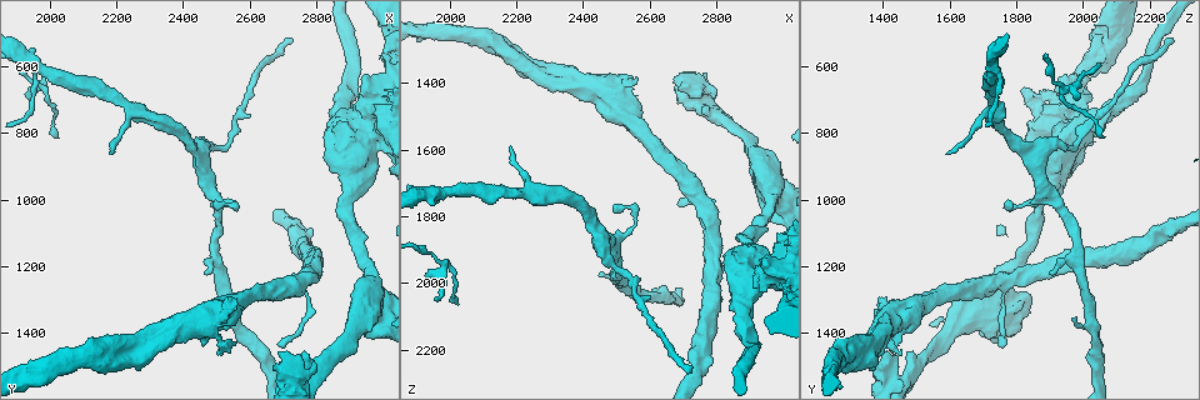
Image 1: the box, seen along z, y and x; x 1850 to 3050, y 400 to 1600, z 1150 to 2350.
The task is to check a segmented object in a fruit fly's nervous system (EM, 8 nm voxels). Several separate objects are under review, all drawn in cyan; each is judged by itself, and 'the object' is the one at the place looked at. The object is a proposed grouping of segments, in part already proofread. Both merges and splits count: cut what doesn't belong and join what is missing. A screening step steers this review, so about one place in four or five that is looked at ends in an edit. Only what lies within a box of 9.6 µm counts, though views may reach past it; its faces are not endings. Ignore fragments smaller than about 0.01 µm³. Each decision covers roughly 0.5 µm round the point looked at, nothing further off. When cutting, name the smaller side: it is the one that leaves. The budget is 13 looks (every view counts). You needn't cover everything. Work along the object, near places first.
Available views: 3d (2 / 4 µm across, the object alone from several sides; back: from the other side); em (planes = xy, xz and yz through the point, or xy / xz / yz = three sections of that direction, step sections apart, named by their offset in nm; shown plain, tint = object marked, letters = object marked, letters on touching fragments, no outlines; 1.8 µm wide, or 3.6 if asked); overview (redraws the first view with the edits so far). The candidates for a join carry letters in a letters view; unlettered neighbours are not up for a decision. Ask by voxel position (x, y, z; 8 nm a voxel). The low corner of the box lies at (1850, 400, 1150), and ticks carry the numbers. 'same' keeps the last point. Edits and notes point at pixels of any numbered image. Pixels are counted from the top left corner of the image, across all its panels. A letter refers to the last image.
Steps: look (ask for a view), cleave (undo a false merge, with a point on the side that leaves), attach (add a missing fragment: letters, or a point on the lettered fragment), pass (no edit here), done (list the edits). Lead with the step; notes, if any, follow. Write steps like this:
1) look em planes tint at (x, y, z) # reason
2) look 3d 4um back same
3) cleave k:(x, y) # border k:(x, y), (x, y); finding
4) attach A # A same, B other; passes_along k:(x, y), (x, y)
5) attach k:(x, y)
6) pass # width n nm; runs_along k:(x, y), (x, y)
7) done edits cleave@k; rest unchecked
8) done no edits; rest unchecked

look em 3.6um planes letters at (2920, 1400, 1600)

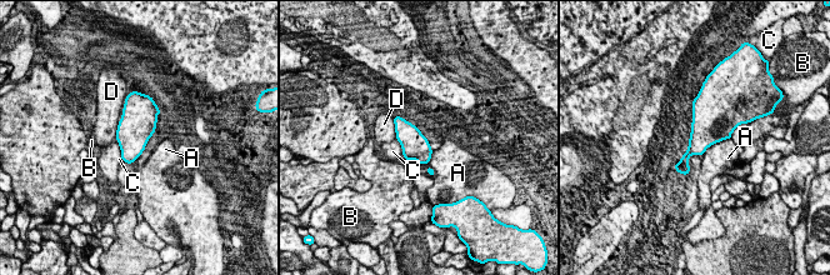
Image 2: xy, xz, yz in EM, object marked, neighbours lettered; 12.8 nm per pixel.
pass # A other, B other, C other, D other; border 2:(433, 150), (428, 163), (430, 176); one neuron here

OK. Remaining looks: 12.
look 3d 4um at (2480, 1350, 1450) # calibre changes

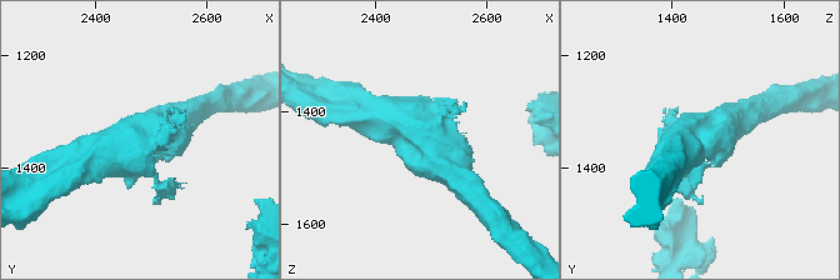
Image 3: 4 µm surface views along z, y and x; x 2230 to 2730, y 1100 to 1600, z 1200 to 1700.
look em 3.6um planes tint at (2485, 1335, 1445)

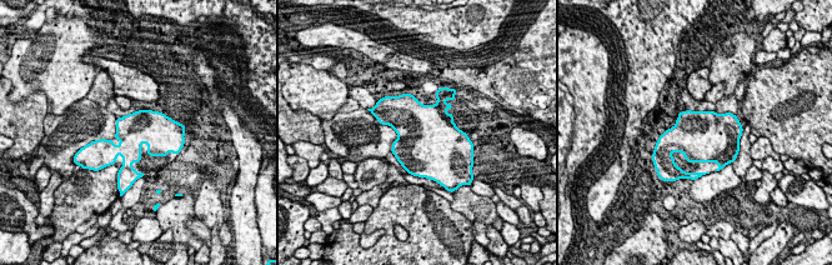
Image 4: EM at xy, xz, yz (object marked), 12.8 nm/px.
look em 3.6um planes letters same

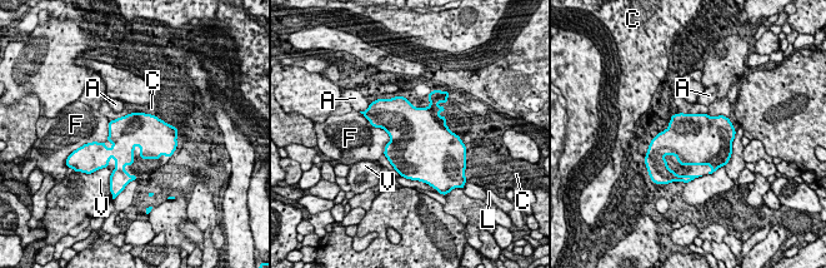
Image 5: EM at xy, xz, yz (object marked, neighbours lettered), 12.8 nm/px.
pass # A other, C other, F other, L other, V other; border 5:(369, 120), (390, 139), (384, 154); continuous, no second neuron

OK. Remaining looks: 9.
look em 3.6um planes letters at (2260, 1510, 1380) # stops while still wide

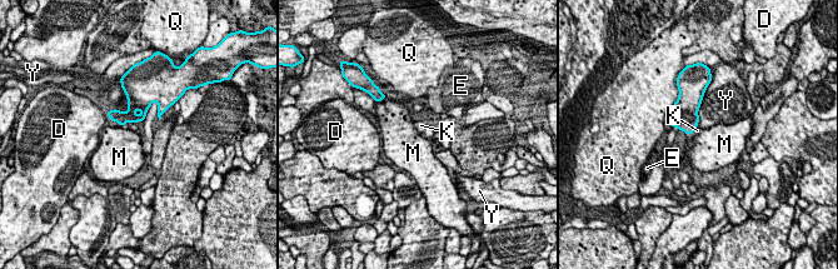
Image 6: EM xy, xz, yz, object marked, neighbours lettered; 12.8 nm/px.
attach K # D other, E other, K same, M other, Q other, Y other; passes_along 6:(684, 116), (692, 133), (689, 138); it goes on there

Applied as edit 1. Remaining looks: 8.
look overview # see it whole again

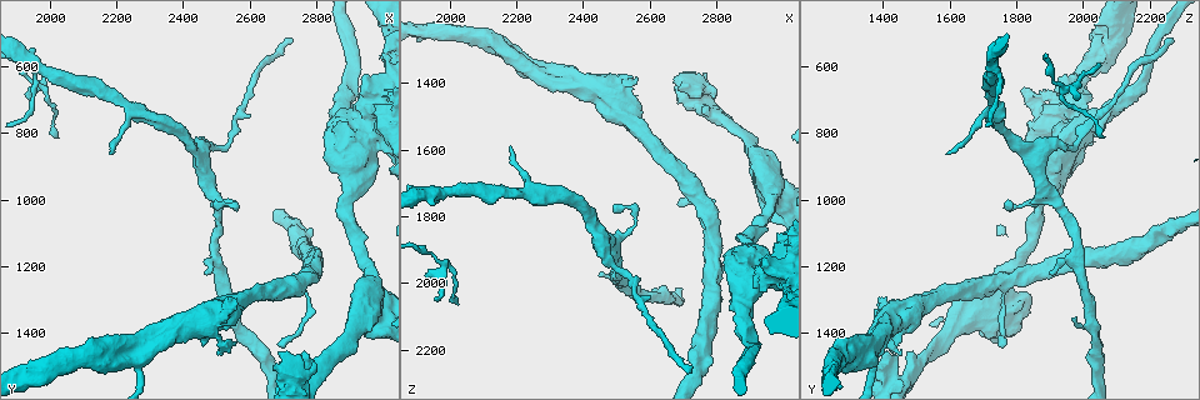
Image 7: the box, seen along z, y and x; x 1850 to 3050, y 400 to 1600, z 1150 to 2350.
look 3d 2um at (2560, 1010, 1810) # thin neck

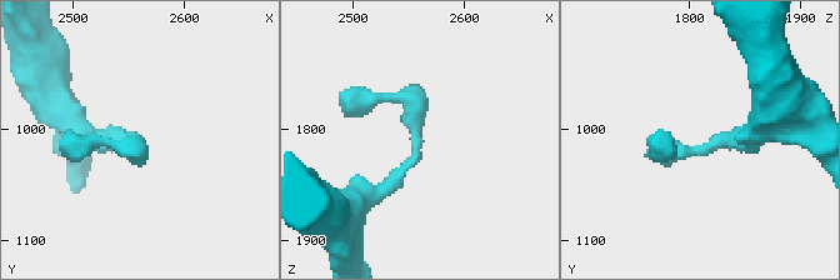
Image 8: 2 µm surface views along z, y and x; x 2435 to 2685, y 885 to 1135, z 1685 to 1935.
look em xz step 4 tint at (2556, 1014, 1812)

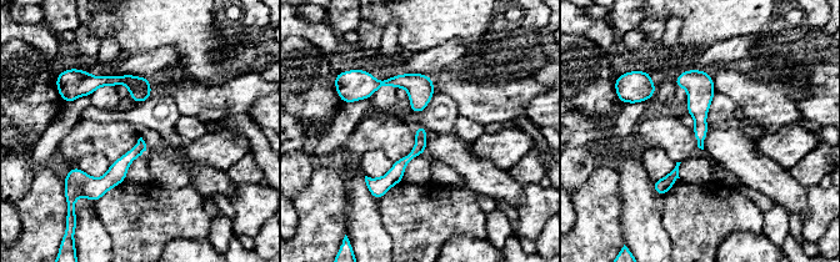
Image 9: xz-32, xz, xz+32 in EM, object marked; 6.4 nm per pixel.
look em xz step 4 letters same

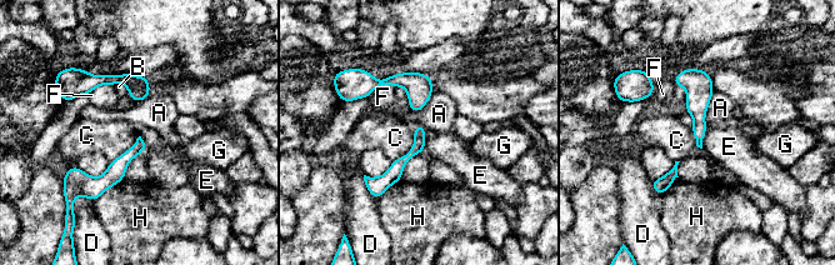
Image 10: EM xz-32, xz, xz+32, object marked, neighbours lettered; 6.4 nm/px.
pass # A other, B other, C other, D other, E other, F other, G other, H other; border 10:(414, 128), (413, 146), (393, 161); one neuron here

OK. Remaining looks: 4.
look em planes letters at (2710, 520, 2280) # end of a long branch

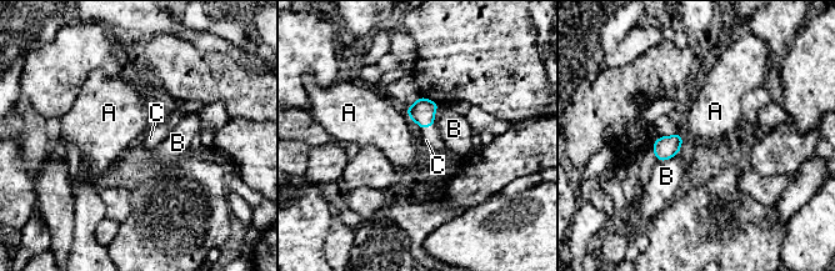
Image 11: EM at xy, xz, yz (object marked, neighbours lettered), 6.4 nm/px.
attach C # width 100 nm; A other, B other, C same; passes_along 11:(421, 111), (428, 126), (430, 139); the neuron continues

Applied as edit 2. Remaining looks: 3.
done edits attach@6, attach@11; rest unchecked

